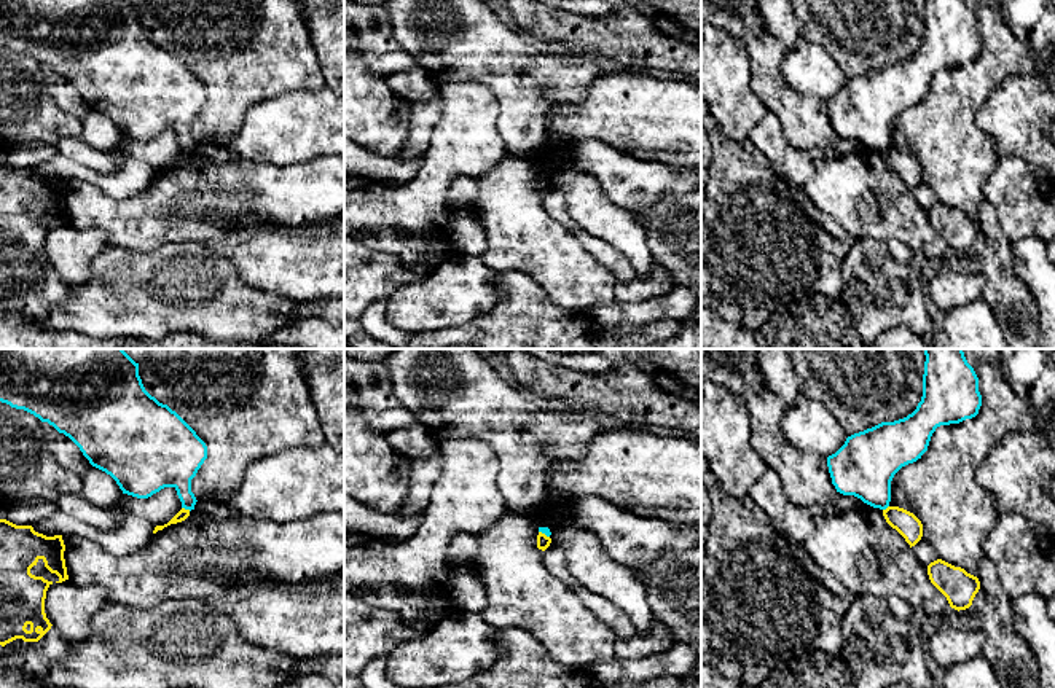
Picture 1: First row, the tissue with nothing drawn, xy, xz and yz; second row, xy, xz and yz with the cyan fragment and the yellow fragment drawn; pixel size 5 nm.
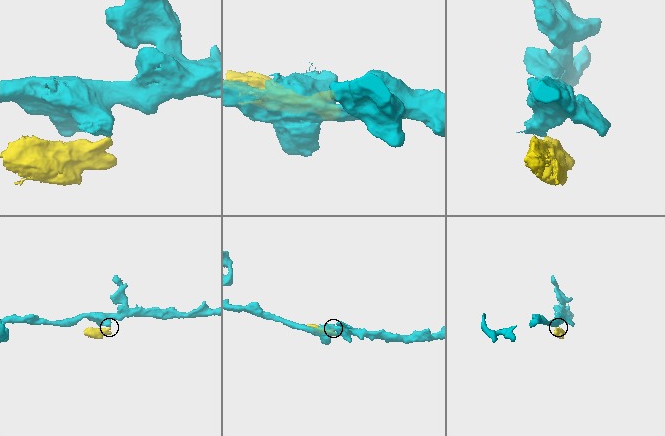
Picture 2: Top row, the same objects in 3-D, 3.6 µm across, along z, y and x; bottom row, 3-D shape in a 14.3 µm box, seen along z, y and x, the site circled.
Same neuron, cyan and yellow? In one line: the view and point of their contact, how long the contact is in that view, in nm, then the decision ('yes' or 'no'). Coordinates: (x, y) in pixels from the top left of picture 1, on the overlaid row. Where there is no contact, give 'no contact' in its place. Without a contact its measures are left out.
xy (187, 508) | 50 nm | no

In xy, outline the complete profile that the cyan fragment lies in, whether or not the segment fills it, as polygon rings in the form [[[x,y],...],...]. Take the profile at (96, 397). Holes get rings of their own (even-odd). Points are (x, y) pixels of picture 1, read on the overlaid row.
[[[0,349],[0,401],[24,409],[69,436],[89,463],[110,475],[123,494],[148,498],[174,487],[182,508],[194,510],[191,479],[207,459],[207,446],[167,405],[151,397],[135,363],[123,349]]]

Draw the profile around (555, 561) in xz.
[[[551,540],[550,546],[543,551],[542,559],[547,570],[571,588],[580,597],[583,605],[617,637],[633,637],[637,634],[633,621],[622,608],[602,594],[585,588],[574,578],[567,567],[566,548],[563,545]]]

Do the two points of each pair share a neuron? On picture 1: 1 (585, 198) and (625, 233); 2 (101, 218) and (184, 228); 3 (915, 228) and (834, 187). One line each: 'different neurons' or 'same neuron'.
1: same neuron
2: same neuron
3: same neuron

